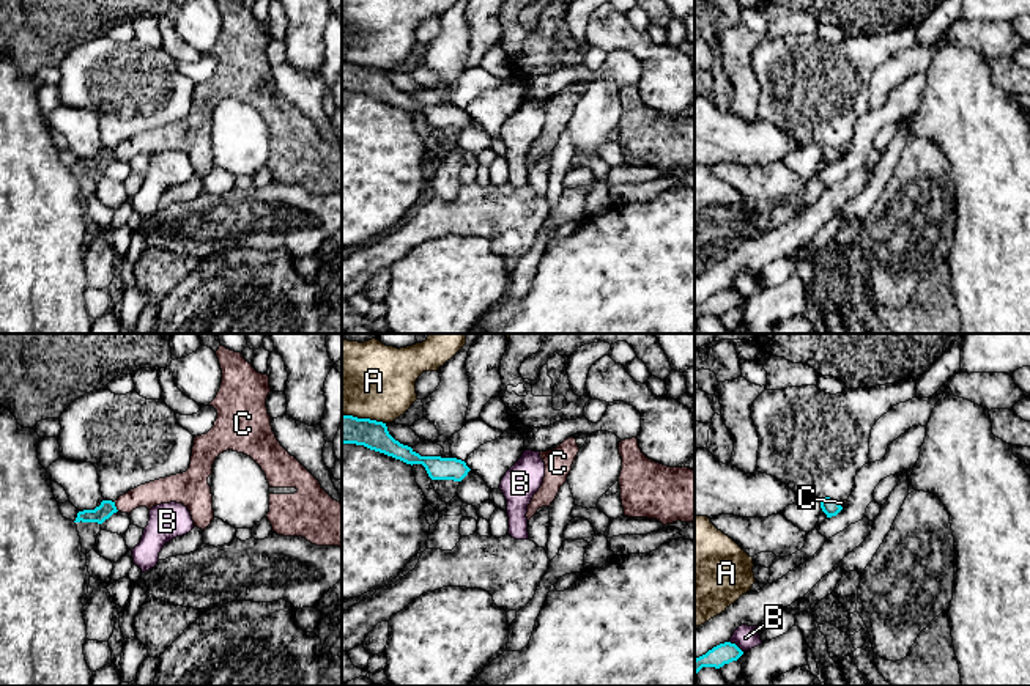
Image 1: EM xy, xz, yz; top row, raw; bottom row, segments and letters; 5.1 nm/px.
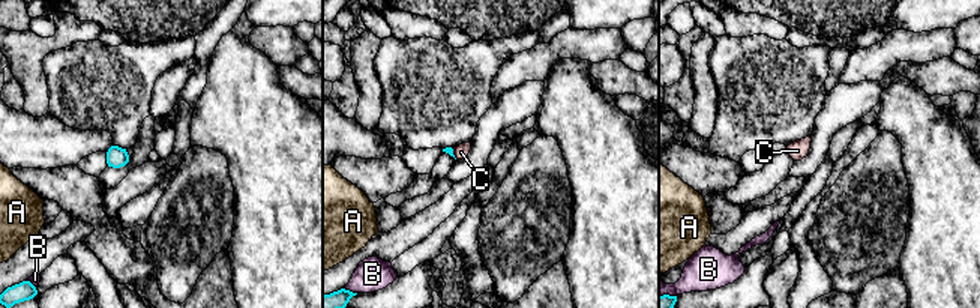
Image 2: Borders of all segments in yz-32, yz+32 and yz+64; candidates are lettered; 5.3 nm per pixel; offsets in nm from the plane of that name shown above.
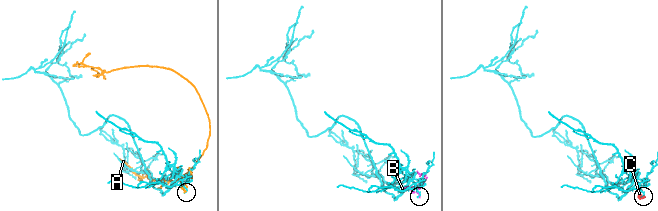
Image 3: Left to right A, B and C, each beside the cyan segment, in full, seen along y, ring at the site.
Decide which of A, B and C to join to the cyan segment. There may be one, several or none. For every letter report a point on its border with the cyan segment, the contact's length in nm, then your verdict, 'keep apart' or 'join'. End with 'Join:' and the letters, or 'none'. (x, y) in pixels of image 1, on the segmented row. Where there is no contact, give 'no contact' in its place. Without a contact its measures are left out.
A: xz (364, 419) | 220 nm | keep apart
B: yz (736, 645) | 90 nm | keep apart
C: xy (115, 507) | 50 nm | keep apart
Join: none

